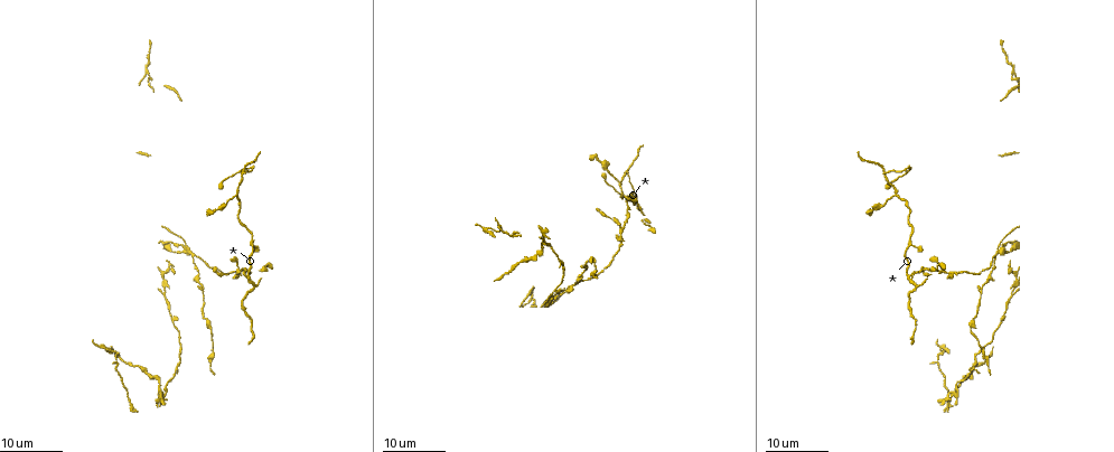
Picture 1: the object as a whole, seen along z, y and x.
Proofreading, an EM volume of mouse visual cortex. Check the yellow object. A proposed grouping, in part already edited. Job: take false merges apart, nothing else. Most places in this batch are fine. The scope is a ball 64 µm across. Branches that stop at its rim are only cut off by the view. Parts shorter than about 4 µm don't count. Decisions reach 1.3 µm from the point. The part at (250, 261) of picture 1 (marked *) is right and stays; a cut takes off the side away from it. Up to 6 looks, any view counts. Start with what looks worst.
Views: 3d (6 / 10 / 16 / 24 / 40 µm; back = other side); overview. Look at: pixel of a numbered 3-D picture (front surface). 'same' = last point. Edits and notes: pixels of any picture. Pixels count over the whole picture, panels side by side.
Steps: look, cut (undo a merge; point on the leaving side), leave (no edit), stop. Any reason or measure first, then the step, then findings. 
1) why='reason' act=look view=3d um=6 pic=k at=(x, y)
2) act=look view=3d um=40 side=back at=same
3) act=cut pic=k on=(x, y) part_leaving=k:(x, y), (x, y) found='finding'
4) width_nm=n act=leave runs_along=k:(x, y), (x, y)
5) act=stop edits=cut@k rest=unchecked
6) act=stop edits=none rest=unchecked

why='looks like a crossing' act=look view=3d um=16 pic=1 at=(911, 276)

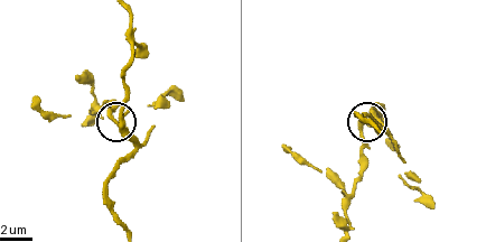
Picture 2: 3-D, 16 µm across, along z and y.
why='closer look' act=look view=3d um=10 pic=2 at=(114, 121)

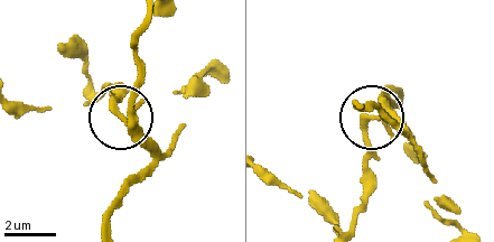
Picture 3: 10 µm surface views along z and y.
width_nm=280 act=leave found='all the same cell'

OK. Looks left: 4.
why='small branch off a trunk' act=look view=3d um=16 pic=1 at=(195, 256)

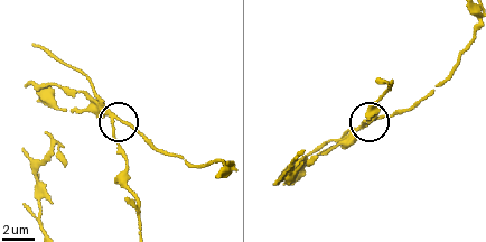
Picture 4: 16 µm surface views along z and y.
act=look view=3d um=6 pic=4 at=(114, 120)

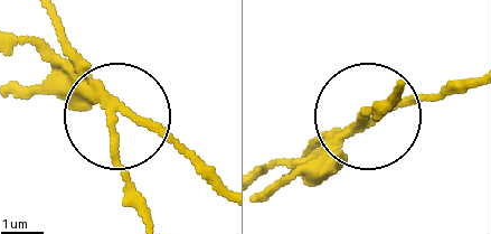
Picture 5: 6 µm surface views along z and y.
arms=3 act=cut pic=5 on=(64, 49) found='two cells meet here'

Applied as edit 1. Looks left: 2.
why='a fork' act=look view=3d um=16 pic=1 at=(884, 171)

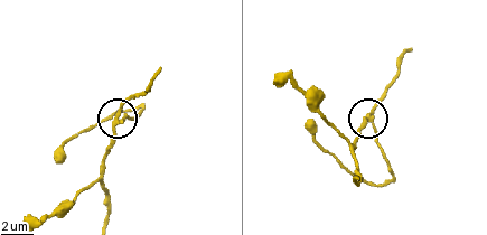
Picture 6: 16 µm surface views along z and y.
why='zoom in' act=look view=3d um=10 pic=6 at=(117, 122)

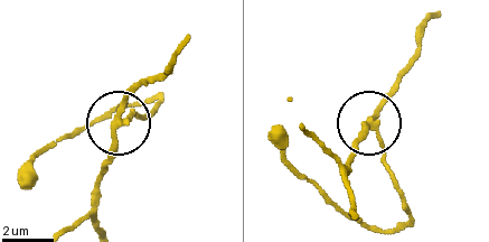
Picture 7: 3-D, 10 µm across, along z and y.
act=leave runs_along=7:(99, 225), (96, 180), (110, 136), (118, 110), (146, 80) found='one cell here'

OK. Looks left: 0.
act=stop edits=cut@5 rest=unchecked

